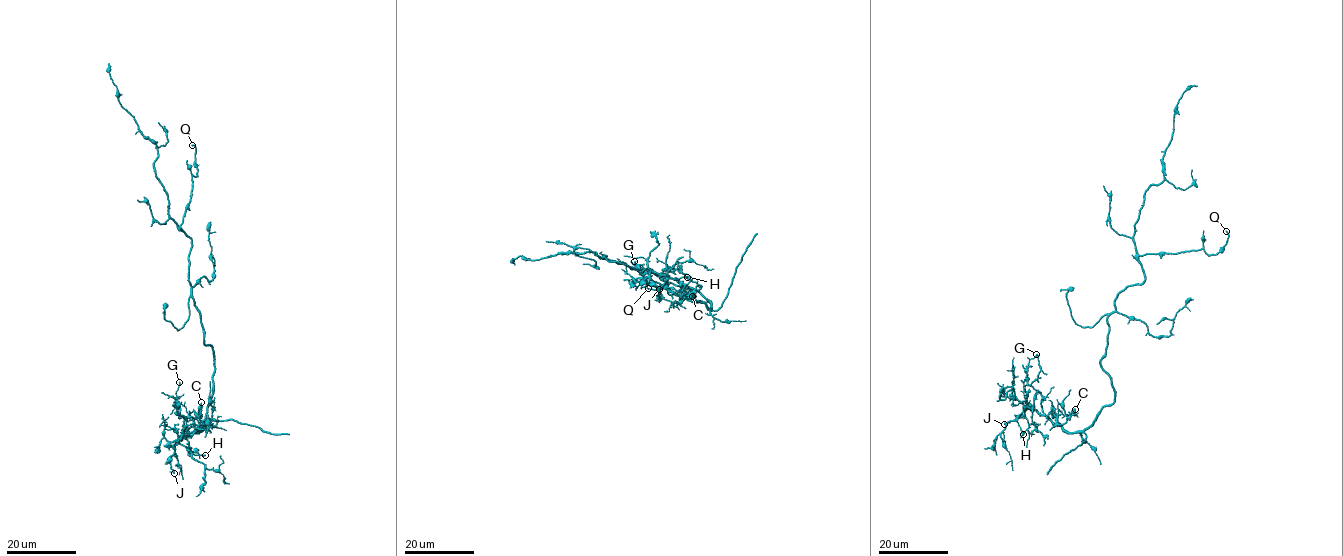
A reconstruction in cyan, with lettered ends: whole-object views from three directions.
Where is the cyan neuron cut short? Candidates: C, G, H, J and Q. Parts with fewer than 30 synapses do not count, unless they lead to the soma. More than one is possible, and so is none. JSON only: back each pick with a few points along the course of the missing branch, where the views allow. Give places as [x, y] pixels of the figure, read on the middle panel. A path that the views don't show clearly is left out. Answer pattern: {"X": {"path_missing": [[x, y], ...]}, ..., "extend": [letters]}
{"extend": []}

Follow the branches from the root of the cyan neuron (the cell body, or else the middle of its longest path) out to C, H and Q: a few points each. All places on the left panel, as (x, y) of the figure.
C: (194, 304), (200, 313), (203, 343), (212, 347), (215, 369), (205, 426), (201, 429), (193, 422), (201, 402)
H: (194, 304), (200, 313), (203, 343), (212, 347), (215, 369), (205, 426), (178, 441), (192, 453), (205, 455)
Q: (194, 304), (188, 269), (192, 241), (180, 226), (191, 197), (191, 180), (198, 170), (195, 147), (192, 145)

